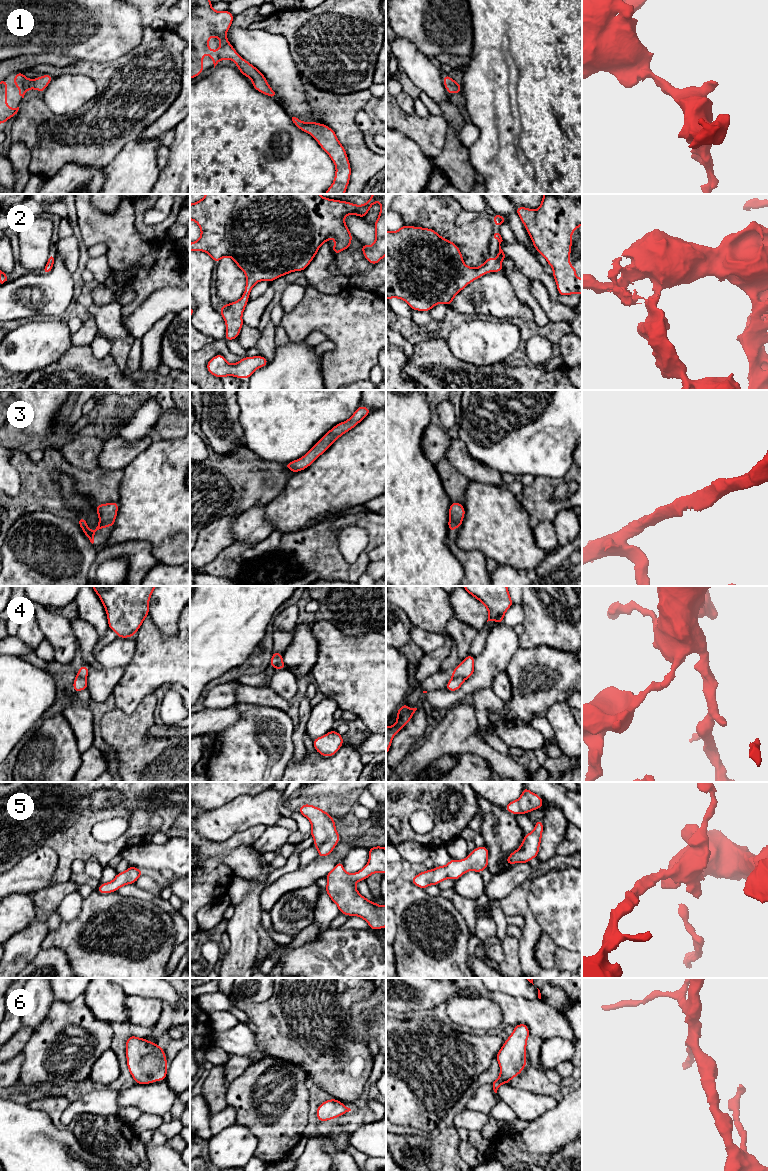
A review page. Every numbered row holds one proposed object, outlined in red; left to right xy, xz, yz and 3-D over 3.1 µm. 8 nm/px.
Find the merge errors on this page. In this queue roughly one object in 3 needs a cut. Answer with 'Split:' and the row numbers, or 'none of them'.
Split: 4

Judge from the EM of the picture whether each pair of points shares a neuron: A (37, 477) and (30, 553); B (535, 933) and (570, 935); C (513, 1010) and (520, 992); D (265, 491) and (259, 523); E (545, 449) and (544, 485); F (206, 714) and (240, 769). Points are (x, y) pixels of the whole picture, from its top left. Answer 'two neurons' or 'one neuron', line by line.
A: two neurons
B: two neurons
C: two neurons
D: two neurons
E: two neurons
F: two neurons

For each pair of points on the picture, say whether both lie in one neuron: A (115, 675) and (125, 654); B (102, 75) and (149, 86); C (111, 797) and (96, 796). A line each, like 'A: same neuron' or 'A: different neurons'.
A: different neurons
B: same neuron
C: same neuron

